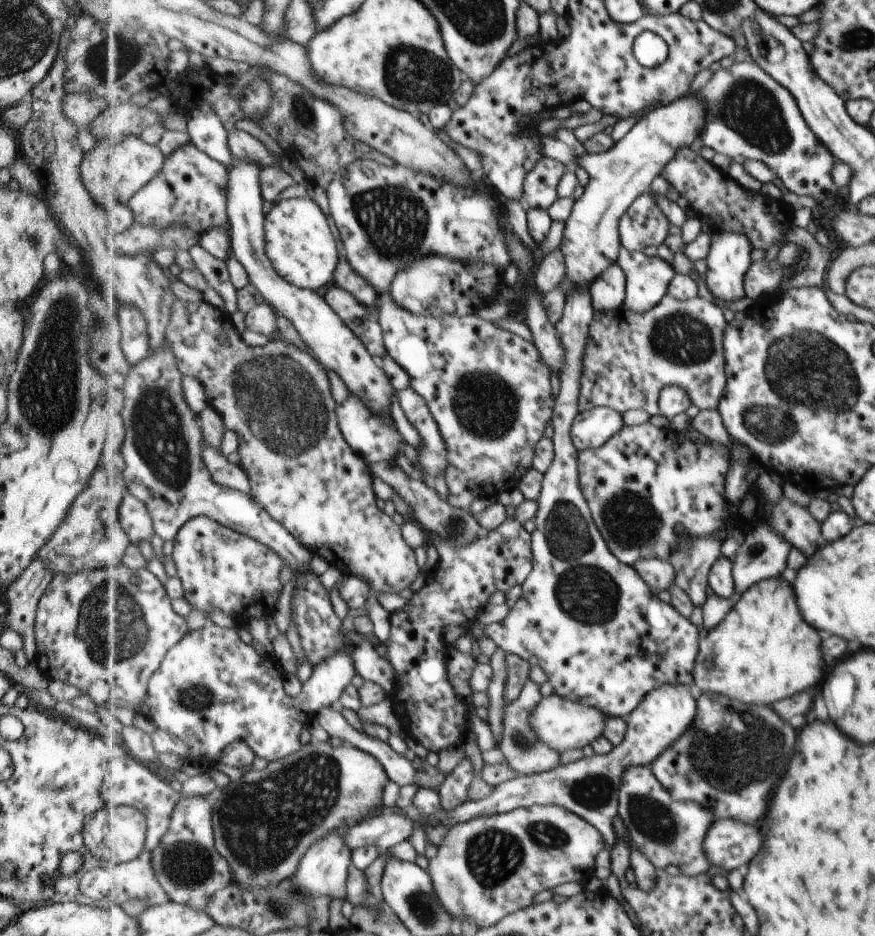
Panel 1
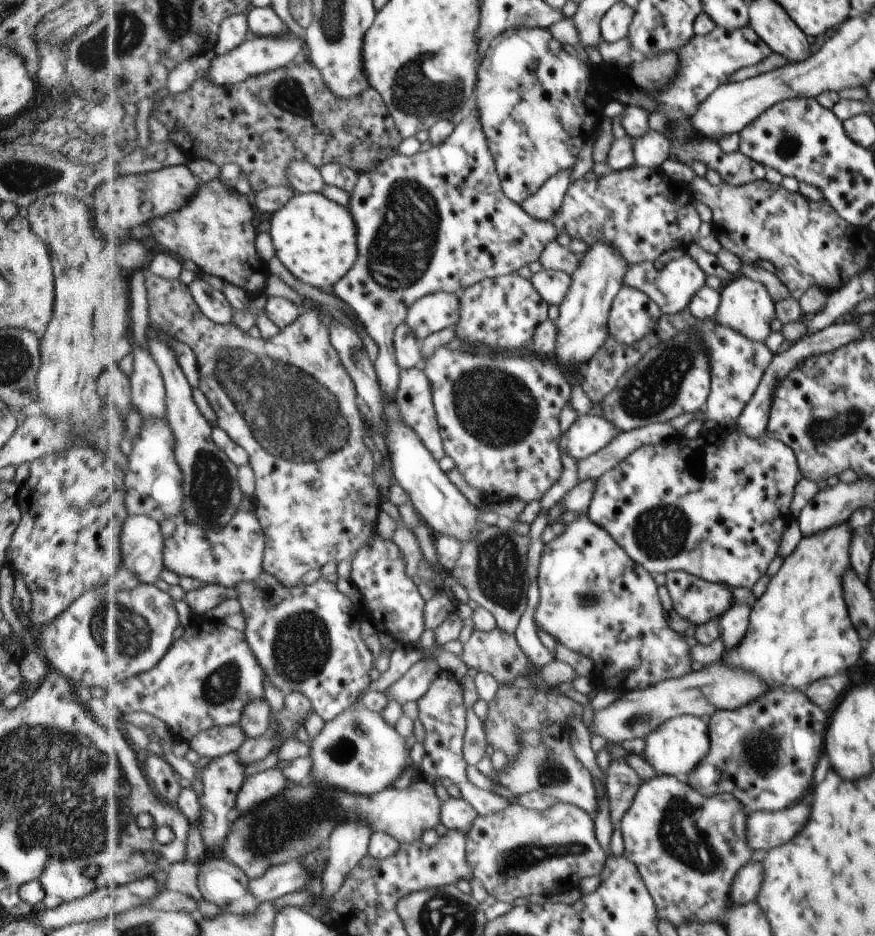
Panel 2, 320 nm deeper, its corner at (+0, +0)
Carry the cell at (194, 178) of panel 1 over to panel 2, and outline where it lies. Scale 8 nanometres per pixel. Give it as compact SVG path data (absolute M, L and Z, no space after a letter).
M220 179L201 183L198 192L181 211L157 217L149 223L153 237L165 252L181 261L191 260L199 270L218 276L251 296L263 294L270 265L258 255L258 234L253 224L255 212L248 196L229 192L227 182Z

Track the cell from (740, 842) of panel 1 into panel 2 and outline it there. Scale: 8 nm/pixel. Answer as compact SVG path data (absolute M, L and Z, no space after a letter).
M799 802L779 812L757 811L751 814L748 824L748 843L751 848L770 851L781 846L797 834L809 818L809 804Z

